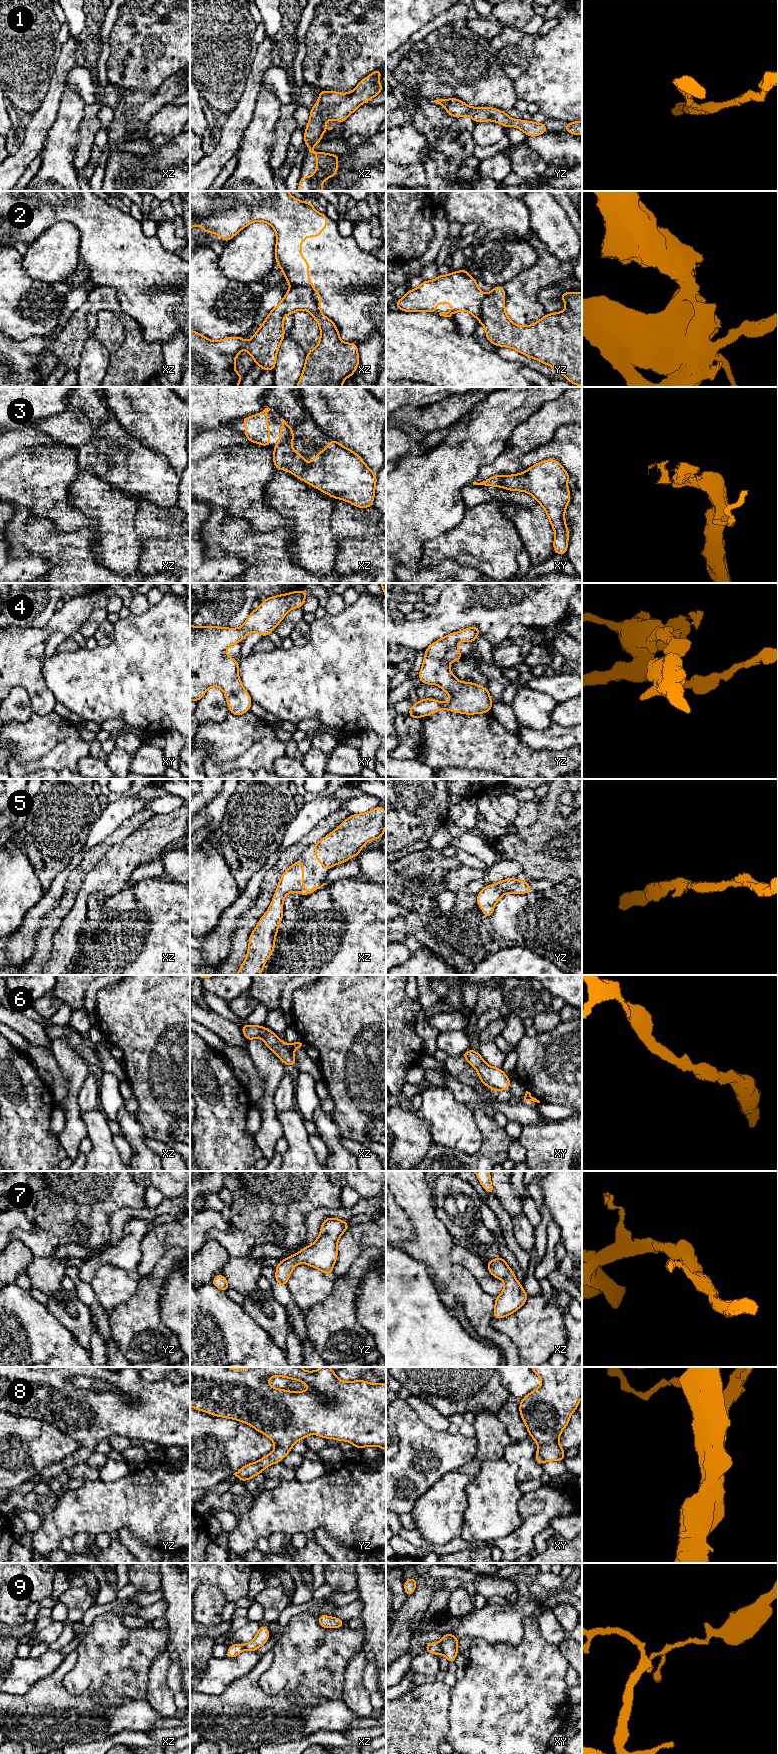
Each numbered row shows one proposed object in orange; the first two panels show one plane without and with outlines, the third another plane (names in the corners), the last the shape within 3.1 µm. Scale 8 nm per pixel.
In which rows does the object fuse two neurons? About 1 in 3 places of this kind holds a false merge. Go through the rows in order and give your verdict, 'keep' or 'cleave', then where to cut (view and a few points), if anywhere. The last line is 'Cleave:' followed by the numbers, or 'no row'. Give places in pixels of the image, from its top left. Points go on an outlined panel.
1: keep; no cut
2: cleave; cut in xz along (291, 286), (309, 287), (312, 290), (319, 312)
3: keep; no cut
4: keep; no cut
5: keep; no cut
6: keep; no cut
7: keep; no cut
8: keep; no cut
9: cleave; cut in xy along (439, 1643), (441, 1652)
Cleave: 2, 9

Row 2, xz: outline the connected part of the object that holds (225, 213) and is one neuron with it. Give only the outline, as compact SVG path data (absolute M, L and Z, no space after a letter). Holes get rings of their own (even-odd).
M190 191L190 229L200 225L205 233L224 237L226 243L255 221L270 224L276 232L276 264L291 287L313 290L318 312L321 312L321 294L309 279L309 262L301 255L301 243L306 237L320 237L321 230L328 229L325 224L328 220L328 216L314 209L312 202L296 199L288 191Z

